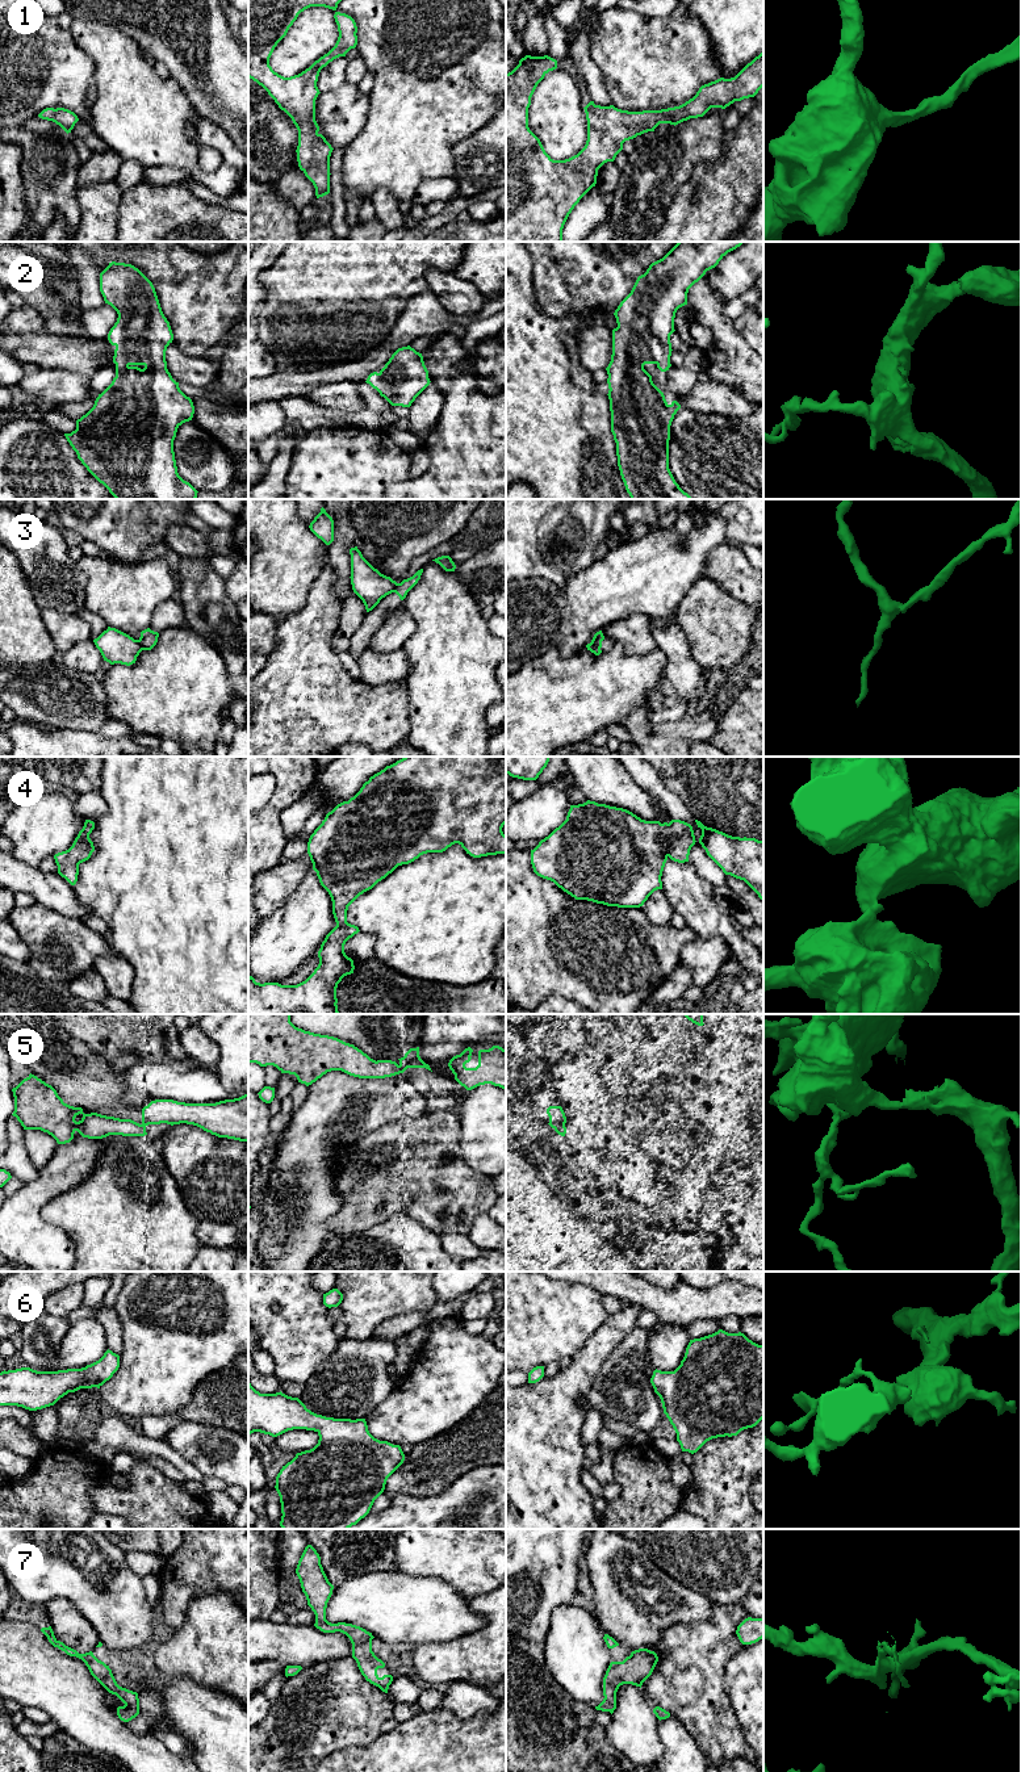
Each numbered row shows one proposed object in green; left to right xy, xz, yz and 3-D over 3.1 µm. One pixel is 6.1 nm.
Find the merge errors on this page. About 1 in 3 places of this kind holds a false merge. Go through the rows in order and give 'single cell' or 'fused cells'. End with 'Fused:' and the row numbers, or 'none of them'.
1: single cell
2: single cell
3: fused cells
4: single cell
5: fused cells
6: single cell
7: single cell
Fused: 3, 5

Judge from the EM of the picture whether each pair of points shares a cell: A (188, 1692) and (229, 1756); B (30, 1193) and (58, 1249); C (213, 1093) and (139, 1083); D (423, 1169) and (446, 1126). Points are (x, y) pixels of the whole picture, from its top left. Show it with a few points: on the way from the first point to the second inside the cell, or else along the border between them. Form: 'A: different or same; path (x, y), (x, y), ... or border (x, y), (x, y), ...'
A: same; path (192, 1708), (225, 1741)
B: same; path (30, 1207), (30, 1222), (44, 1235)
C: same; path (195, 1083), (158, 1083)
D: same; path (423, 1159), (423, 1147), (435, 1135)

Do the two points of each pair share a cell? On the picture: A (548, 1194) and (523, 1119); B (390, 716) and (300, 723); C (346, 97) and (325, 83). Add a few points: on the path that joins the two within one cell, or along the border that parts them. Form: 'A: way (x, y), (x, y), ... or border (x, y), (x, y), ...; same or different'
A: way (545, 1176), (545, 1164), (523, 1138); same
B: way (368, 716), (322, 716); same
C: border (346, 82), (337, 88), (321, 92); different

